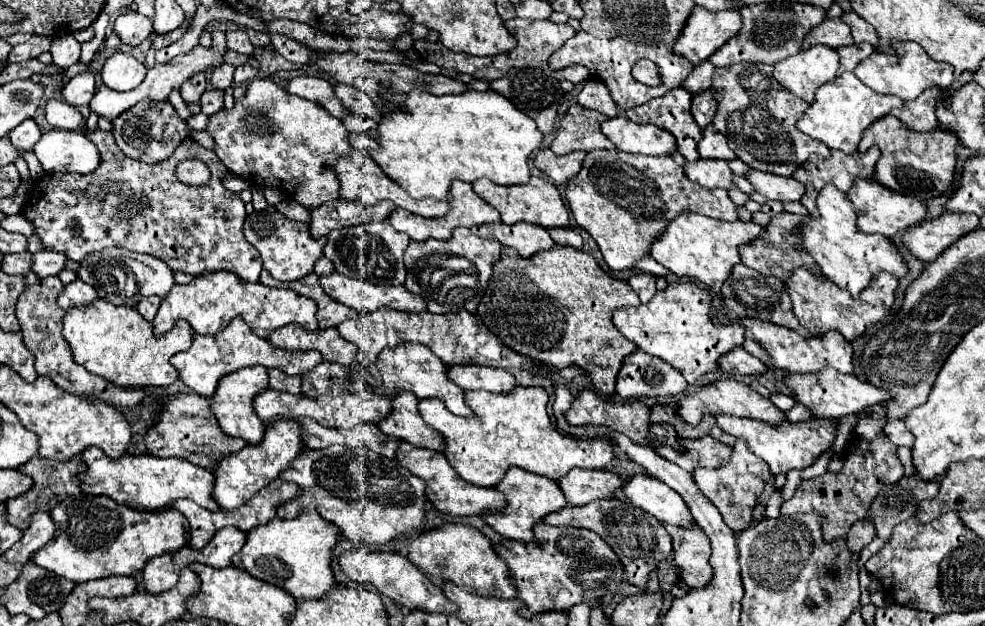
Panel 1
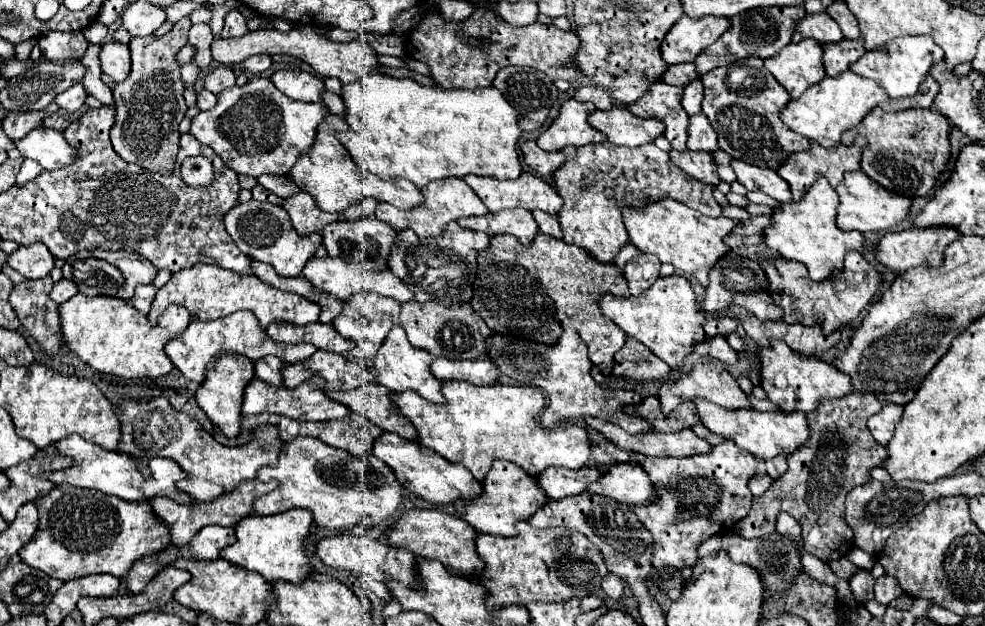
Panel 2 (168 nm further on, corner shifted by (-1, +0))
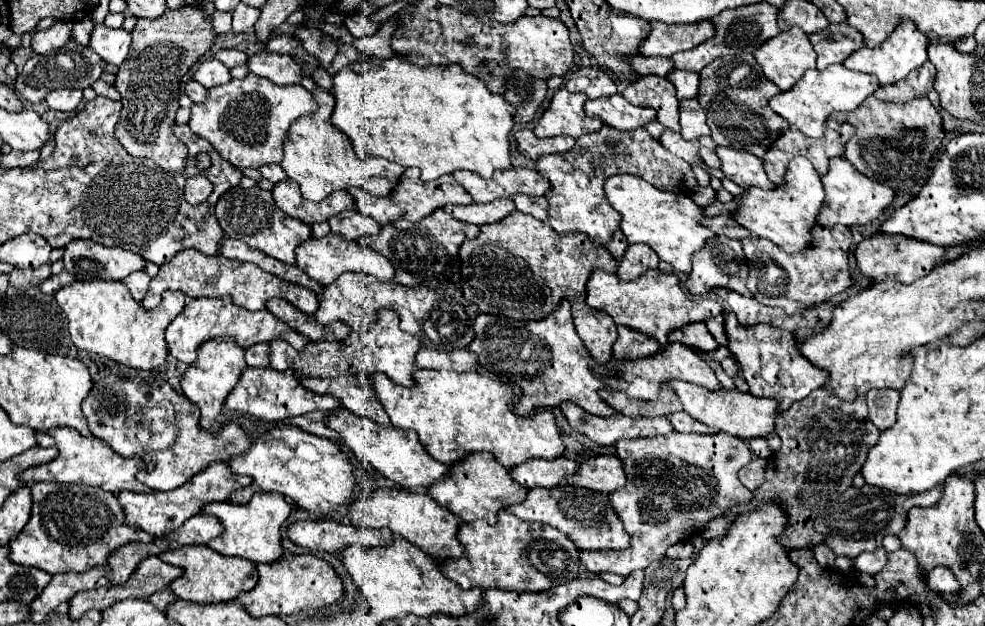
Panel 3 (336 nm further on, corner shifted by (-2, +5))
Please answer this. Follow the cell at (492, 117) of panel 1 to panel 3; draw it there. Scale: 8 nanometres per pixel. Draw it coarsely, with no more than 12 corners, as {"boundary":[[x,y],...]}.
{"boundary":[[361,55],[331,123],[359,157],[511,167],[515,107],[459,65]]}

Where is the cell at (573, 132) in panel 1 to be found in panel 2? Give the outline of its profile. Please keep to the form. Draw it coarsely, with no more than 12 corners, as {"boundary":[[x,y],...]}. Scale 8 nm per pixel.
{"boundary":[[570,98],[536,140],[546,152],[606,140],[588,116],[590,102]]}

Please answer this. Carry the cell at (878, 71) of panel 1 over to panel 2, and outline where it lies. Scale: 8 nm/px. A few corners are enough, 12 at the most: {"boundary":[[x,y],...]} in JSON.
{"boundary":[[930,36],[894,38],[850,66],[890,98],[918,92],[944,50]]}

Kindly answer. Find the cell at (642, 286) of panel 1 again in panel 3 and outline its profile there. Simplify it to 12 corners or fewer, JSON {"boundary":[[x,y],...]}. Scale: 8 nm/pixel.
{"boundary":[[629,245],[617,275],[635,279],[655,269],[659,257],[649,245]]}

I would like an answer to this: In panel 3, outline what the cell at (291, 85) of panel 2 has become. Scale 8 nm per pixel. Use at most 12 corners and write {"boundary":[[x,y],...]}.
{"boundary":[[255,53],[247,69],[279,85],[301,81],[291,55]]}

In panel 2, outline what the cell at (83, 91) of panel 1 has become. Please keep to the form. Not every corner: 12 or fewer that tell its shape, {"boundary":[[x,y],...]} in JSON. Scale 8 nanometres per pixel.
{"boundary":[[84,84],[74,86],[58,94],[56,102],[66,112],[76,112],[84,106]]}

